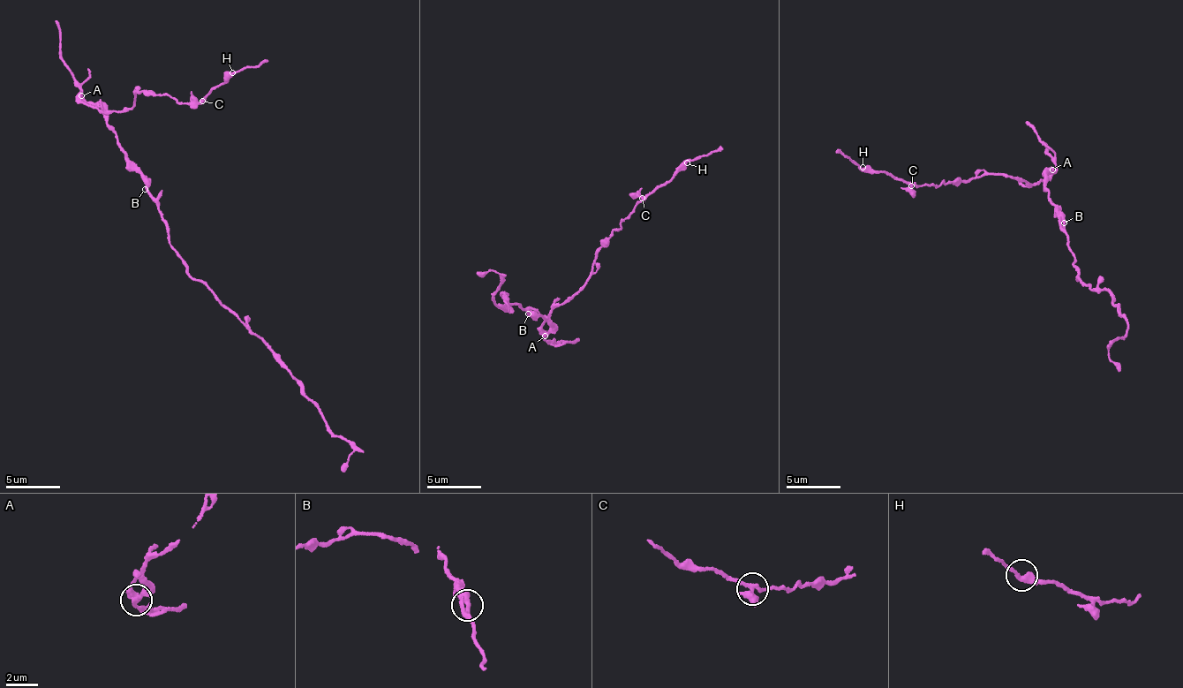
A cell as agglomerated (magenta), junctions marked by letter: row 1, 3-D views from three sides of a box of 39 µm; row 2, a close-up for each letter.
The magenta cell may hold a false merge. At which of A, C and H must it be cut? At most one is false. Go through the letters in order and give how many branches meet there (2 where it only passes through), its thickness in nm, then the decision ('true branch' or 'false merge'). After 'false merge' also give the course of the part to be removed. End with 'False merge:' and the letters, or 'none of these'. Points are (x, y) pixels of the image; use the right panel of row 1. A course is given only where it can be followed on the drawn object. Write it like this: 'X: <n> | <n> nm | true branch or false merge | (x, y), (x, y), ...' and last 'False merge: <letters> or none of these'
A: 3 | 300 nm | false merge | (1052, 168), (1045, 192), (1063, 224), (1076, 277), (1110, 293), (1127, 325), (1108, 347), (1120, 370)
C: 3 | 300 nm | true branch
H: 2 | 360 nm | true branch
False merge: A

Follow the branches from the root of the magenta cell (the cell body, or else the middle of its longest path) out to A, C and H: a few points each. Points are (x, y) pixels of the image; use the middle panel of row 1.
A: (531, 316), (534, 319), (539, 315), (552, 323), (546, 336)
C: (531, 316), (553, 322), (553, 308), (575, 297), (594, 268), (600, 245), (635, 212), (642, 198)
H: (531, 316), (553, 322), (553, 308), (575, 297), (594, 268), (600, 245), (635, 212), (636, 204), (687, 162)

